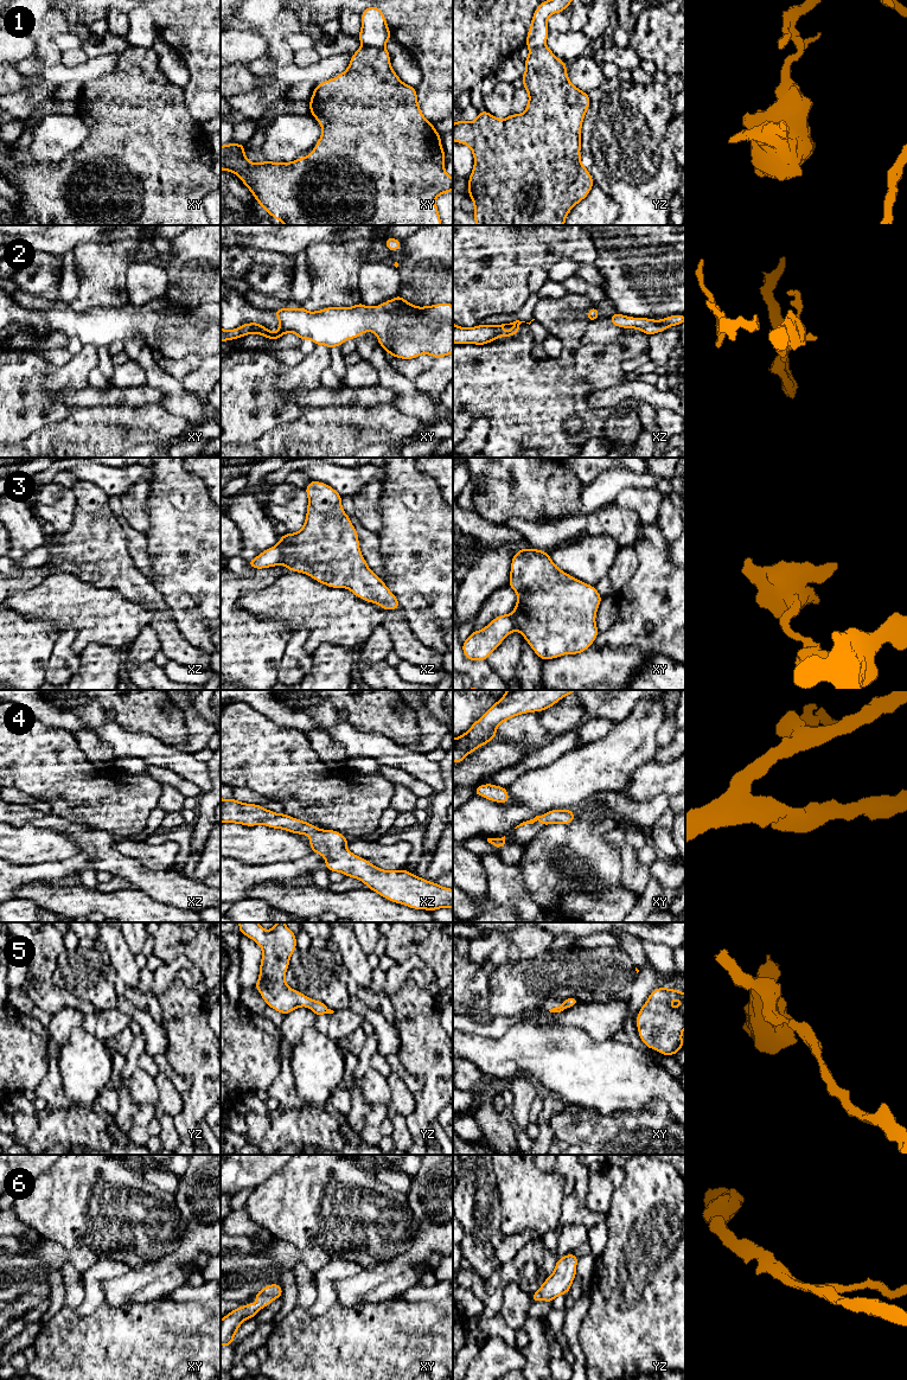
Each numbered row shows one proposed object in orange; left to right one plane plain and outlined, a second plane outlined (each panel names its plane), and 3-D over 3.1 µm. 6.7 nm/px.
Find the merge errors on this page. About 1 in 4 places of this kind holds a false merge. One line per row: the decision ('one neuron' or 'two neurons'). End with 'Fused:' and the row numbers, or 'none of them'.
1: two neurons
2: one neuron
3: two neurons
4: one neuron
5: one neuron
6: one neuron
Fused: 1, 3

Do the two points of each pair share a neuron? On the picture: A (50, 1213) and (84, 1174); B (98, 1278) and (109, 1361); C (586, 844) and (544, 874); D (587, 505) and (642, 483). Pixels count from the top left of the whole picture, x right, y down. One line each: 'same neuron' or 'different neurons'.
A: same neuron
B: different neurons
C: same neuron
D: same neuron

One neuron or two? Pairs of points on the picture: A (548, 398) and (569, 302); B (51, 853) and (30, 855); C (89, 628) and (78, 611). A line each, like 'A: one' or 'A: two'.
A: one
B: one
C: one

